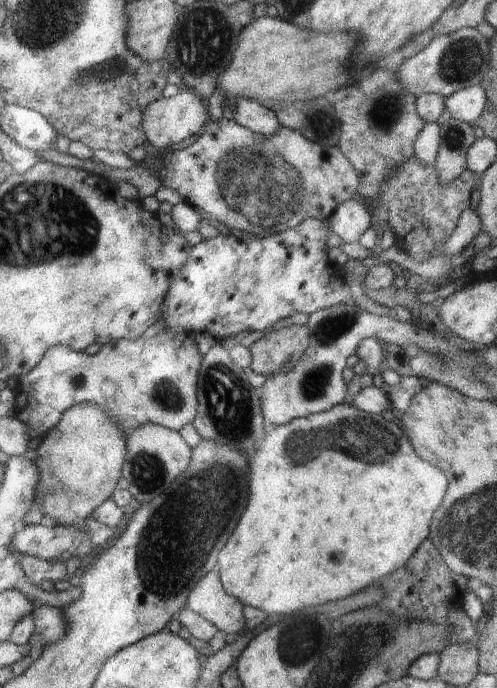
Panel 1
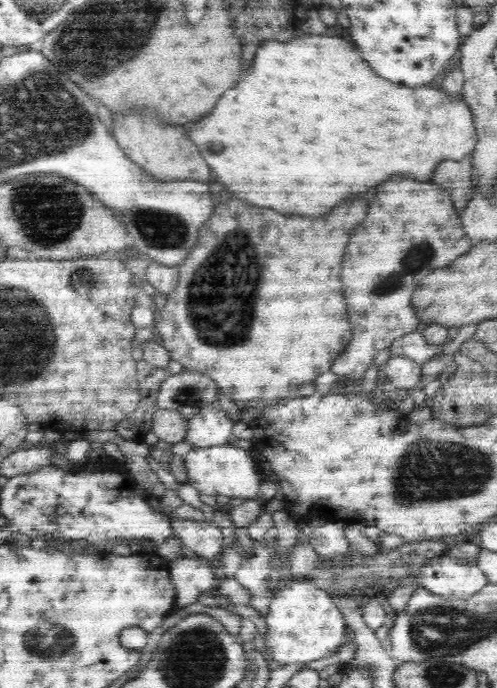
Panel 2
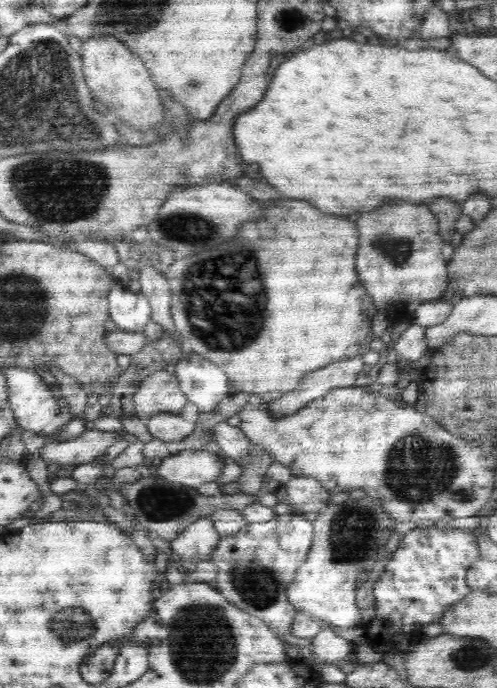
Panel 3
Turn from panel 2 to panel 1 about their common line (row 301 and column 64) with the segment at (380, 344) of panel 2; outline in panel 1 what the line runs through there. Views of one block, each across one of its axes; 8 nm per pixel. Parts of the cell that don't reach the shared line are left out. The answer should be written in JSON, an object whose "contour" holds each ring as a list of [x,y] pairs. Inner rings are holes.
{"contour":[[[168,330],[160,331],[154,338],[149,334],[130,340],[130,344],[128,340],[116,340],[114,344],[102,346],[94,356],[88,356],[86,352],[72,352],[66,346],[52,346],[46,350],[36,368],[19,377],[13,417],[28,426],[31,438],[40,437],[58,424],[65,410],[90,402],[100,406],[124,431],[132,431],[150,422],[180,432],[186,424],[192,424],[198,414],[197,382],[202,358],[196,334],[172,334]]]}

